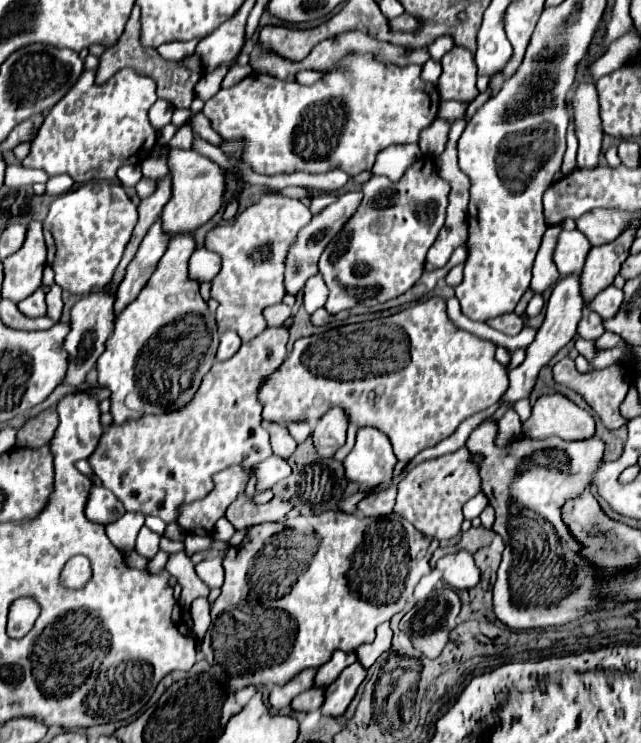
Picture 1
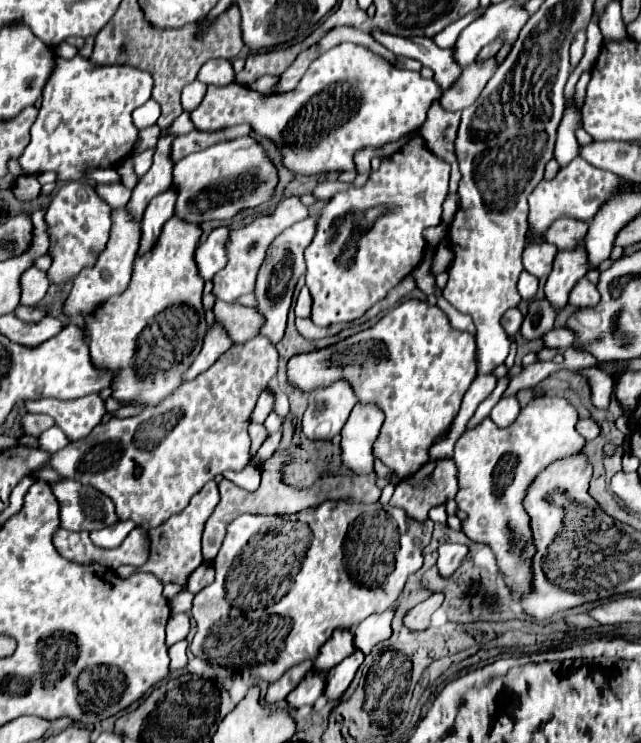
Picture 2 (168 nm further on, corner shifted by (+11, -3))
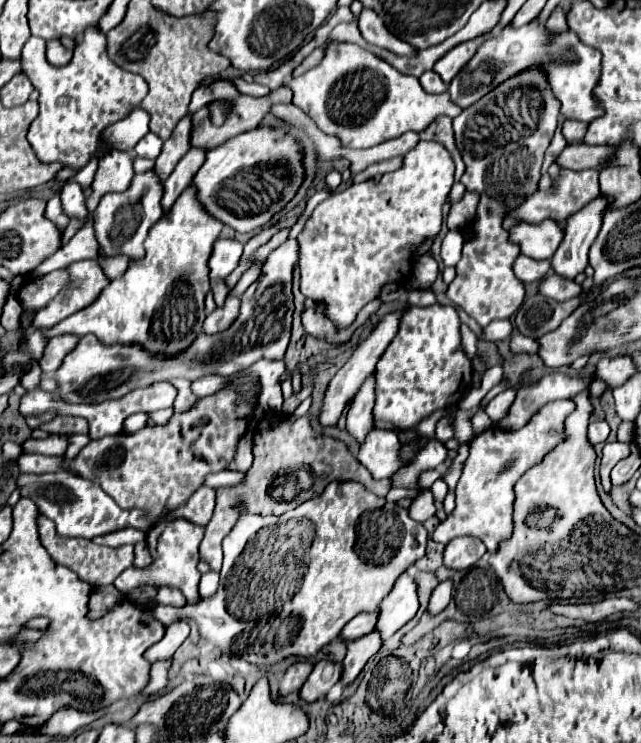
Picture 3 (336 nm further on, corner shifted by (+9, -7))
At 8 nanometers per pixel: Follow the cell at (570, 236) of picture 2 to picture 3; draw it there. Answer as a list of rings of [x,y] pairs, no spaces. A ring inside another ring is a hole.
[[[554,221],[536,225],[520,223],[510,229],[510,239],[520,243],[522,255],[532,259],[550,259],[562,241],[562,235],[564,229]]]

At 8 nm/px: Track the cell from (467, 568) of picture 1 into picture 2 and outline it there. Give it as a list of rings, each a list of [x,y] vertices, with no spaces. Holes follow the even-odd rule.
[[[444,543],[438,549],[440,557],[438,557],[438,569],[442,577],[450,577],[462,563],[464,555],[468,555],[468,545],[460,545],[460,543]]]

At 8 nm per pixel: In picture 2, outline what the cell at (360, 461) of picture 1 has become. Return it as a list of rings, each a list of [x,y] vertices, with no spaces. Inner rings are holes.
[[[356,403],[342,427],[342,461],[354,473],[374,471],[372,445],[384,423],[384,413],[376,405]]]

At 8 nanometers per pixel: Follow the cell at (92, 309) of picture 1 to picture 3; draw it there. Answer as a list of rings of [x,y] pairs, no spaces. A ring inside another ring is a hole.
[[[154,171],[138,173],[134,177],[134,183],[124,193],[106,193],[100,199],[96,211],[92,213],[100,253],[106,257],[126,255],[130,261],[142,259],[144,239],[150,227],[162,217],[160,199],[162,199],[162,183],[158,183],[158,177],[154,175]]]

